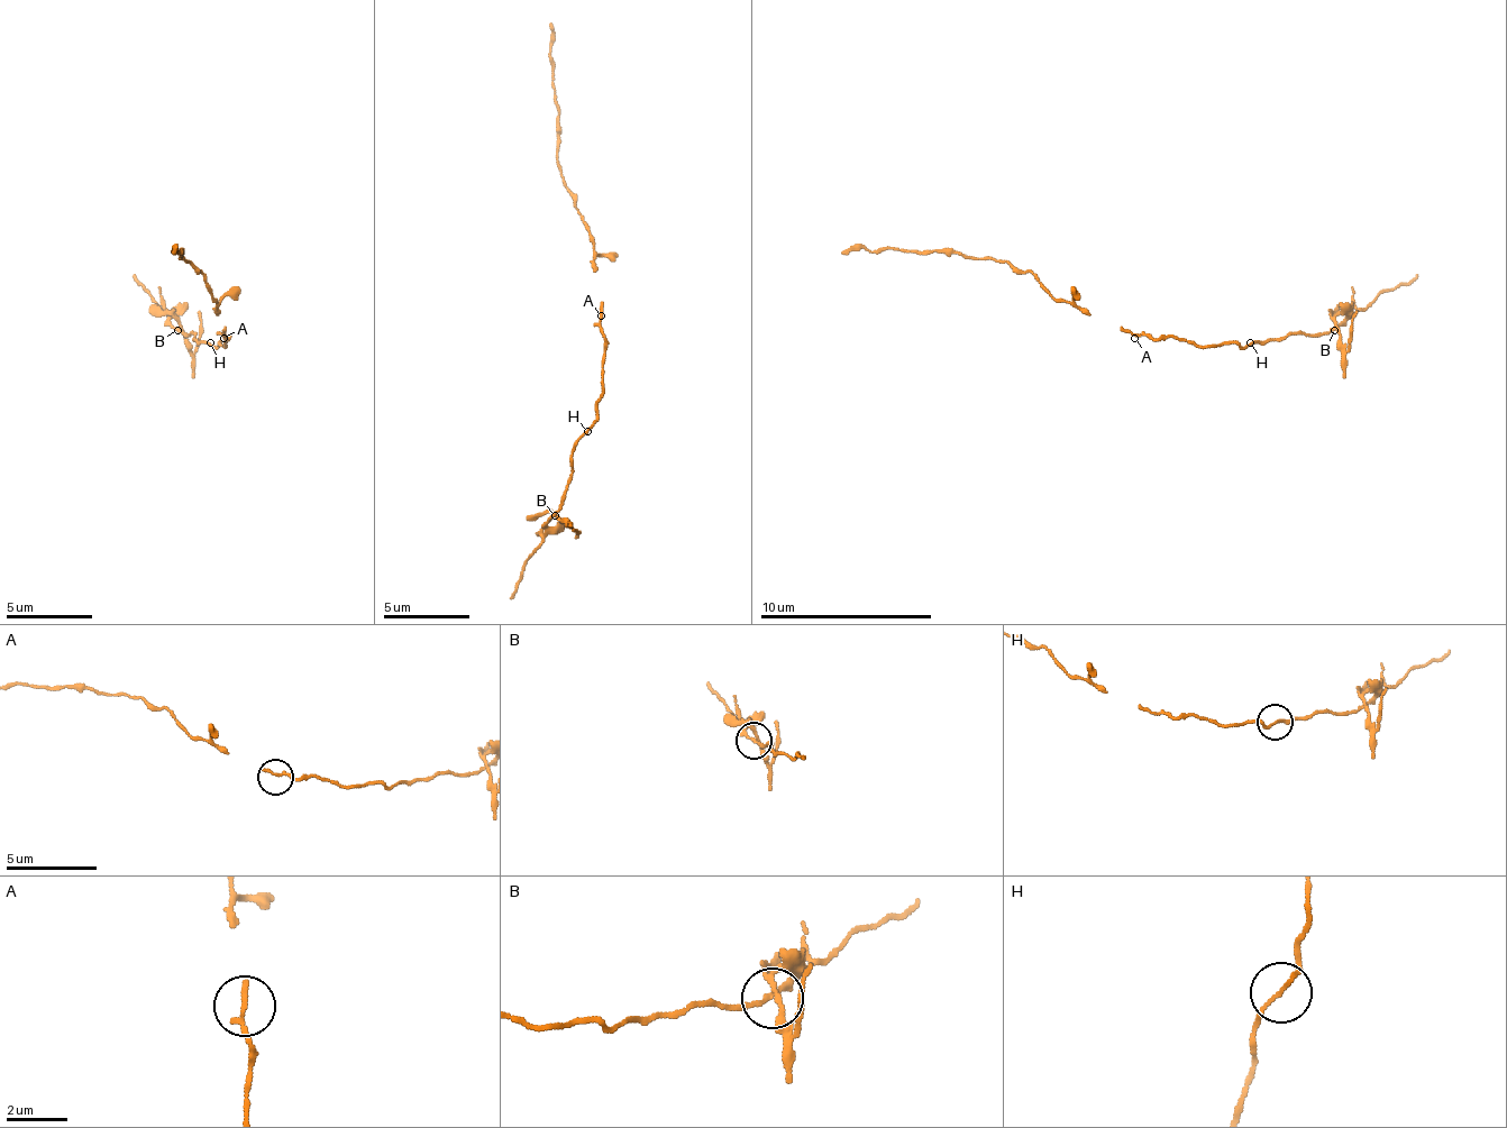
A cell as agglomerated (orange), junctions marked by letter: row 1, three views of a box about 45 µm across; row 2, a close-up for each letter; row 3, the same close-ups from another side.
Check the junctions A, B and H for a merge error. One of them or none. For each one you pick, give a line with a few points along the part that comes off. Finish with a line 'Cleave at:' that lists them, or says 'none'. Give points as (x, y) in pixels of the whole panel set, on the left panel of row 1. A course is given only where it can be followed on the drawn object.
B: Course of the part to remove: (176, 329), (133, 273)
Cleave at: B

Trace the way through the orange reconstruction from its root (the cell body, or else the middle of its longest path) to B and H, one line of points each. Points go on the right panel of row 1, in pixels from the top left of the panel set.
B: (1134, 333), (1183, 338), (1199, 346), (1221, 346), (1225, 341), (1251, 346), (1290, 333), (1330, 333), (1333, 329)
H: (1134, 333), (1183, 338), (1199, 346), (1221, 346), (1225, 341), (1247, 346), (1251, 341)

